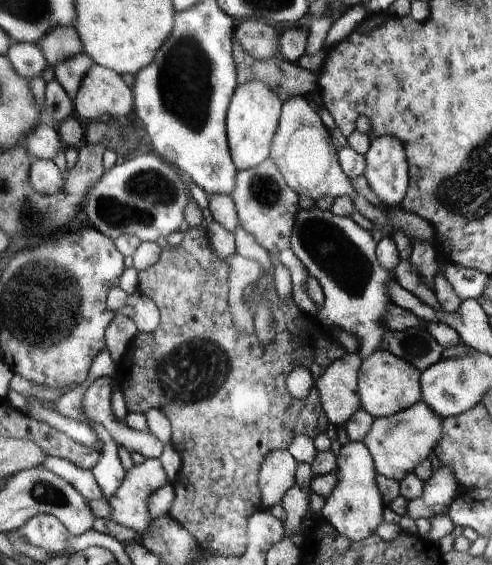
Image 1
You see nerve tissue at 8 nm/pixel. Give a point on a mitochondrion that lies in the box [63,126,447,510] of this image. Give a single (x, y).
(192, 372)

